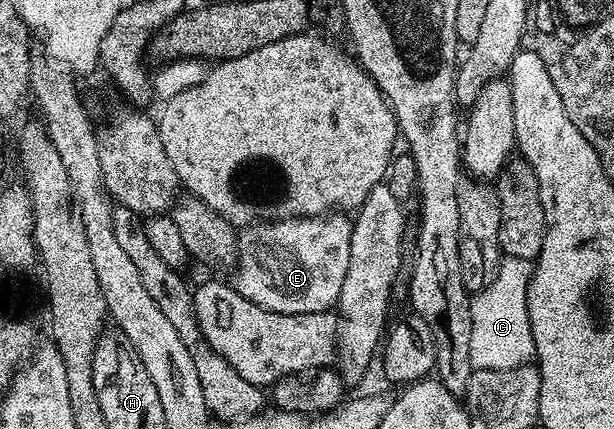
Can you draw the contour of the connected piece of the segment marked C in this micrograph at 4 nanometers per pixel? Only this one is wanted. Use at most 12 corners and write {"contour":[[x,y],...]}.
{"contour":[[505,257],[471,295],[473,370],[513,370],[536,353],[533,263]]}

